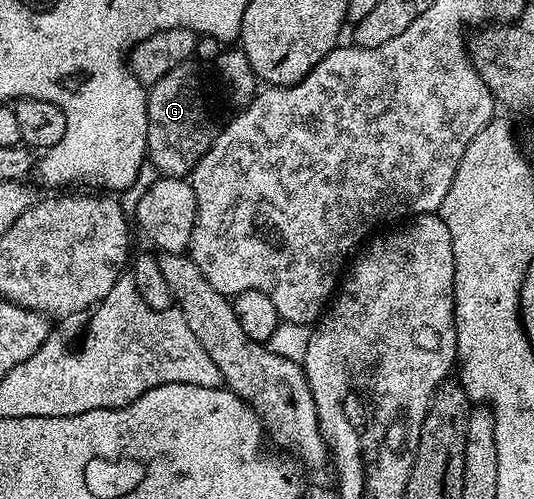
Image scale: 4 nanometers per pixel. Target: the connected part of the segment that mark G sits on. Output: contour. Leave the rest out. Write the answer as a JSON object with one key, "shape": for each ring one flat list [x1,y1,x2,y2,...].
{"shape":[[189,60,178,64,162,80,151,83,148,92,148,157,147,161,165,178,187,179,193,168,212,147,218,125,208,111,208,98,200,83,197,63]]}

